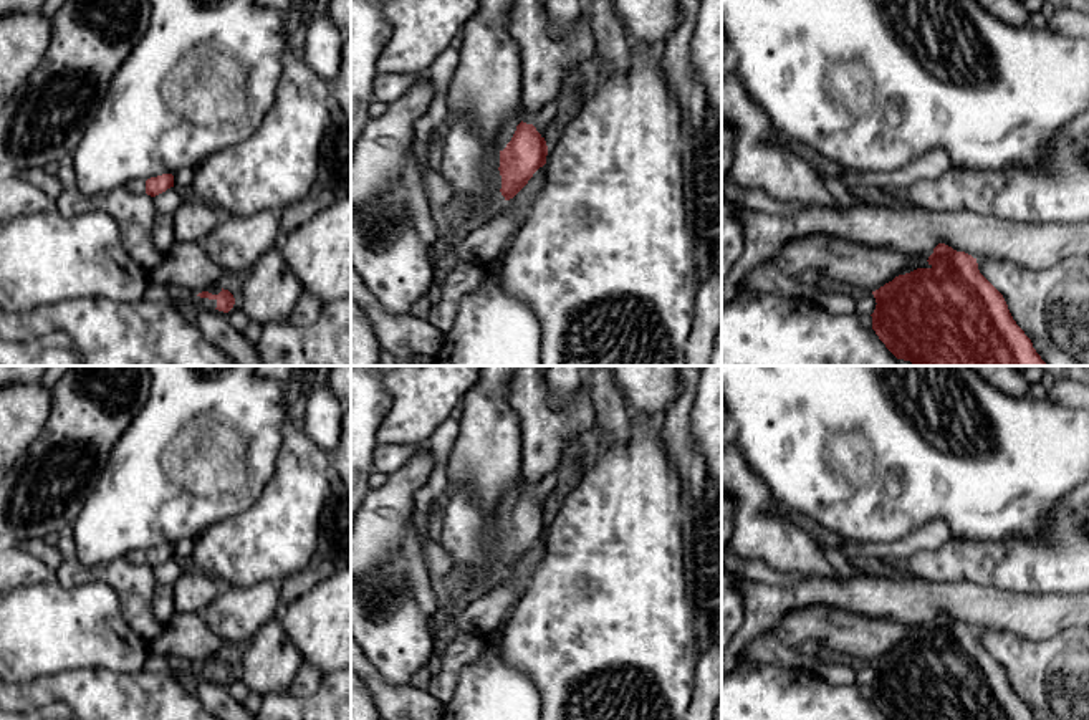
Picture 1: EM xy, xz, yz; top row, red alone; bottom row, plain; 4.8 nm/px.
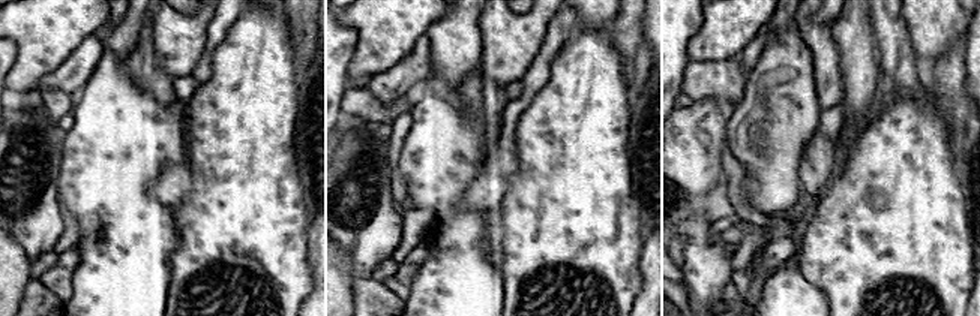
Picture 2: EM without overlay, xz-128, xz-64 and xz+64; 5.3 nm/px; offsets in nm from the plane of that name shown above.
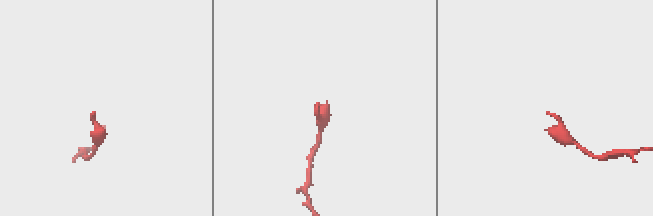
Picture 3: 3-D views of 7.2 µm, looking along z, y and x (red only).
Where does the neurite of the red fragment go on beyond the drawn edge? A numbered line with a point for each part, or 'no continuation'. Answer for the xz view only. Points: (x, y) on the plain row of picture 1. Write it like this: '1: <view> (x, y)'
1: xz (528, 487)

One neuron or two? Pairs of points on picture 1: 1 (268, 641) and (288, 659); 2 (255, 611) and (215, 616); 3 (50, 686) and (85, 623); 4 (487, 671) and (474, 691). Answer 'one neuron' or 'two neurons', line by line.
1: one neuron
2: one neuron
3: two neurons
4: one neuron

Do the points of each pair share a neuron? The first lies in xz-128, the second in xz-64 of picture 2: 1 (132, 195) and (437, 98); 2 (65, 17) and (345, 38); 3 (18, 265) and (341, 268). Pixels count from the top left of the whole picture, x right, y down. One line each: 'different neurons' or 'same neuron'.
1: same neuron
2: different neurons
3: same neuron

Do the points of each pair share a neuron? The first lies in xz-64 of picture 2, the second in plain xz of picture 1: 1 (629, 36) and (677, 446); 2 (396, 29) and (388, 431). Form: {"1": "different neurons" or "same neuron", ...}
{"1": "same neuron", "2": "same neuron"}

